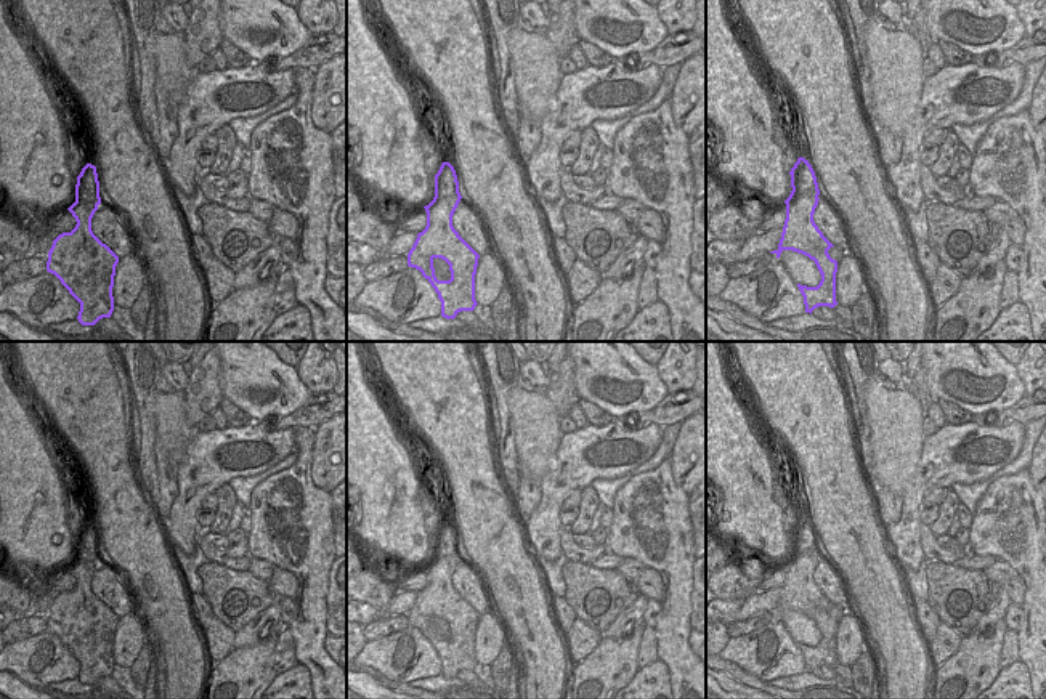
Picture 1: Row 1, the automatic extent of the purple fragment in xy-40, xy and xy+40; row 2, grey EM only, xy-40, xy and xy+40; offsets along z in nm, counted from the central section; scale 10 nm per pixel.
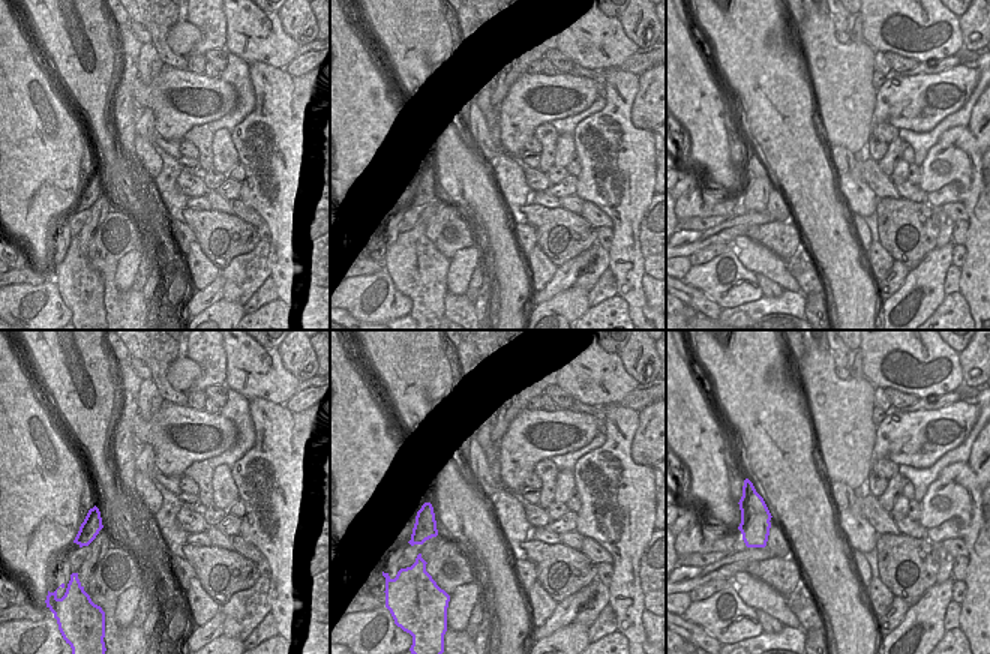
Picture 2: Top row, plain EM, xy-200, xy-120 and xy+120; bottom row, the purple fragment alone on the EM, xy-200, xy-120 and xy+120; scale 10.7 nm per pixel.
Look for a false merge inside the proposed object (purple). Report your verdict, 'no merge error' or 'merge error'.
no merge error

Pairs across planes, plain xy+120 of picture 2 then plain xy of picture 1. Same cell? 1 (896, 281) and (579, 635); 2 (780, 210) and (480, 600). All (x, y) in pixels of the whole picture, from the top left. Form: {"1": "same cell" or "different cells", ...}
{"1": "same cell", "2": "same cell"}

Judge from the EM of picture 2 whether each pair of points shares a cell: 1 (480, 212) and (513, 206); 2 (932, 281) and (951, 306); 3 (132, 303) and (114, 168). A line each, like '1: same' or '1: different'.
1: different
2: different
3: different

